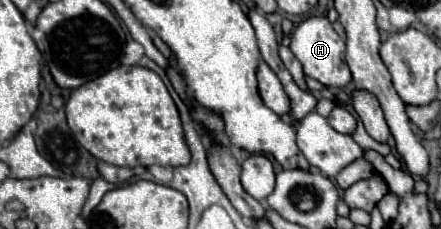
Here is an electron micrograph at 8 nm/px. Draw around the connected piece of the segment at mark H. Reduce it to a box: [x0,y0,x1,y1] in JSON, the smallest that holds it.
[290,16,352,88]

